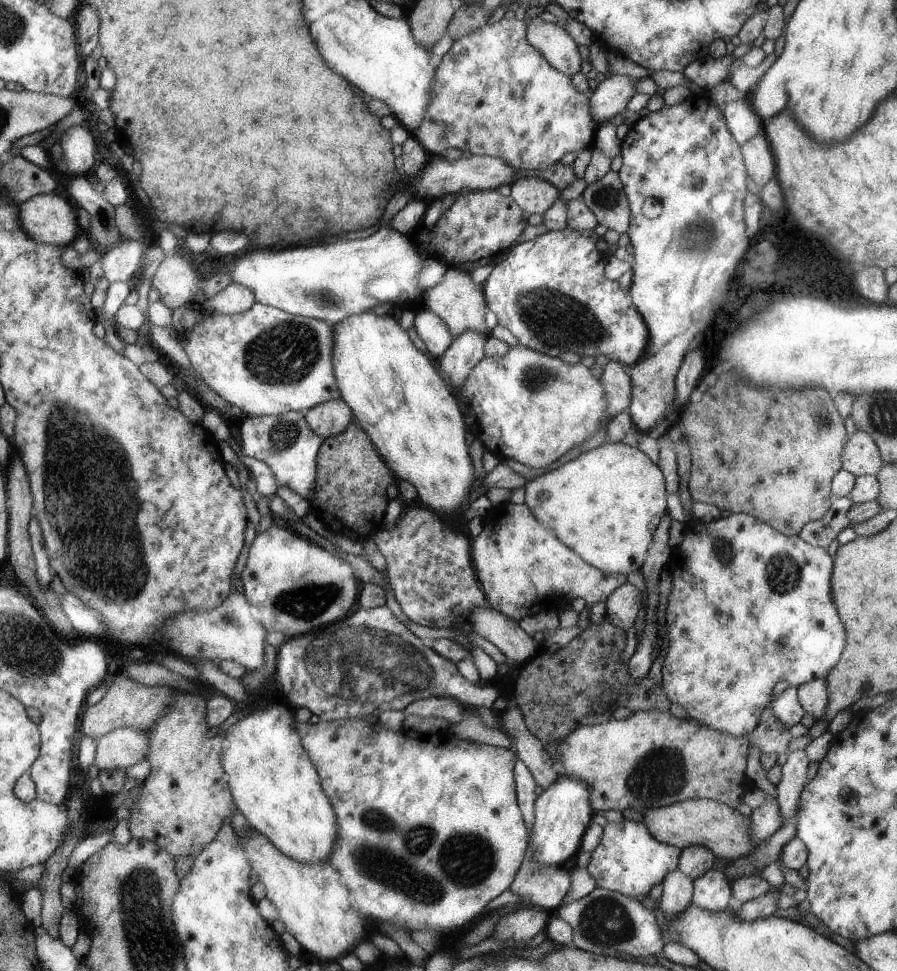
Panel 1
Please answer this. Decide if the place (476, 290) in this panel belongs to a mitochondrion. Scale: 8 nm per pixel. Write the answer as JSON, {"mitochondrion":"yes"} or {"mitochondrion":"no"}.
{"mitochondrion":"no"}

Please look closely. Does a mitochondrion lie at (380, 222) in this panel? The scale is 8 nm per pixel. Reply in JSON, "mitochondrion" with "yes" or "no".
{"mitochondrion":"no"}

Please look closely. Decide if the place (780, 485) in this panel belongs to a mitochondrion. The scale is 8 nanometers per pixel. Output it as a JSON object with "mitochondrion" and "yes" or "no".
{"mitochondrion":"no"}

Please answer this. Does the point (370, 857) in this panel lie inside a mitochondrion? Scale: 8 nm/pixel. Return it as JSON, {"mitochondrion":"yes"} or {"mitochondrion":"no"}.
{"mitochondrion":"yes"}

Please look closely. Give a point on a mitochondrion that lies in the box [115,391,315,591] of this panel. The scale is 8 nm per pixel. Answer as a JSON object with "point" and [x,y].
{"point":[285,432]}

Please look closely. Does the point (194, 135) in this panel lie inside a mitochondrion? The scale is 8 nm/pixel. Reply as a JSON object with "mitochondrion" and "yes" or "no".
{"mitochondrion":"yes"}

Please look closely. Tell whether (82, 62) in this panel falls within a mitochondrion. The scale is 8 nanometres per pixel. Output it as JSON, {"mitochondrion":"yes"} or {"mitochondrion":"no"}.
{"mitochondrion":"no"}

